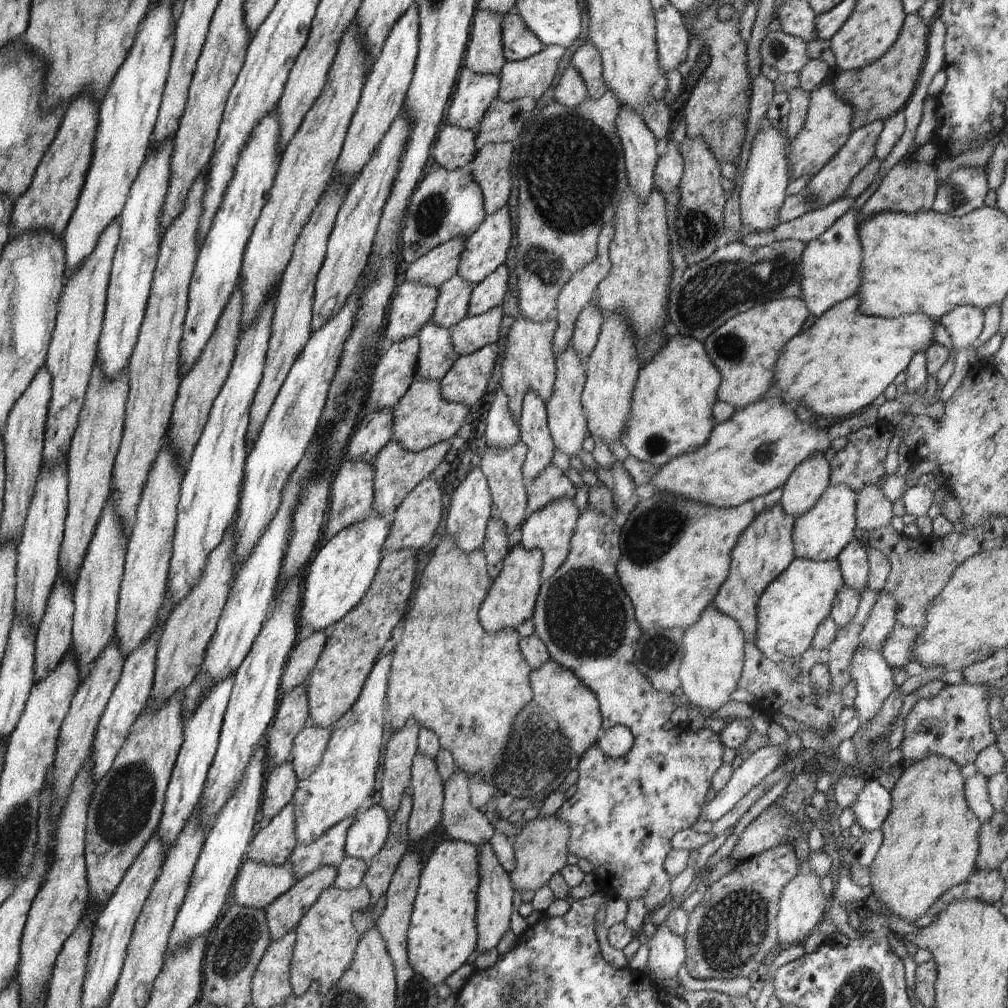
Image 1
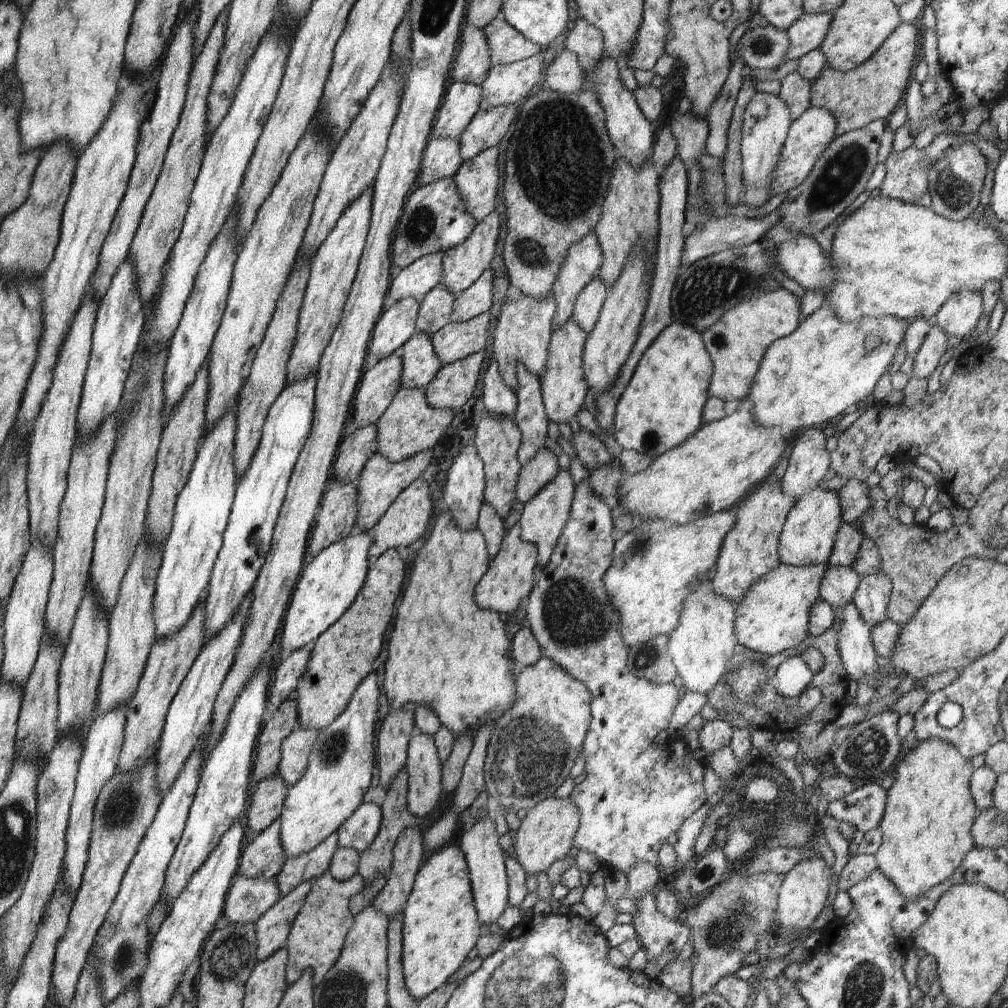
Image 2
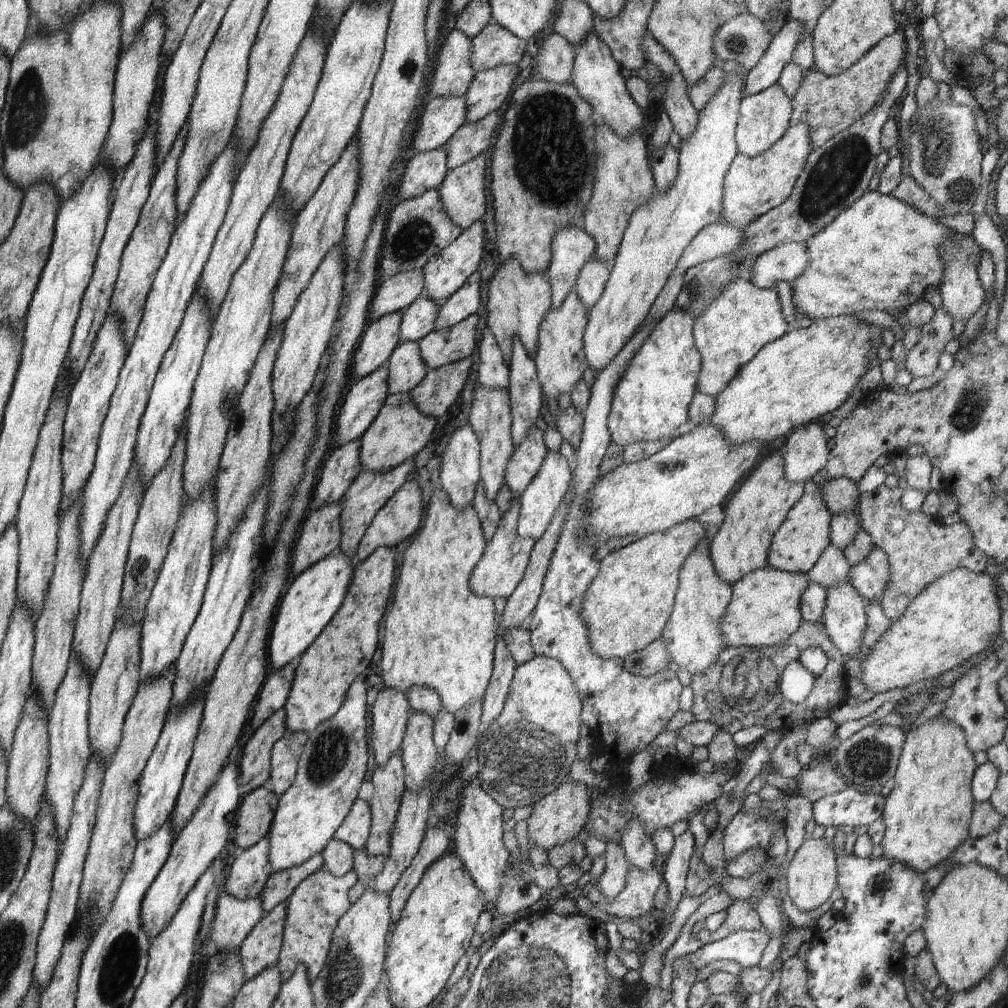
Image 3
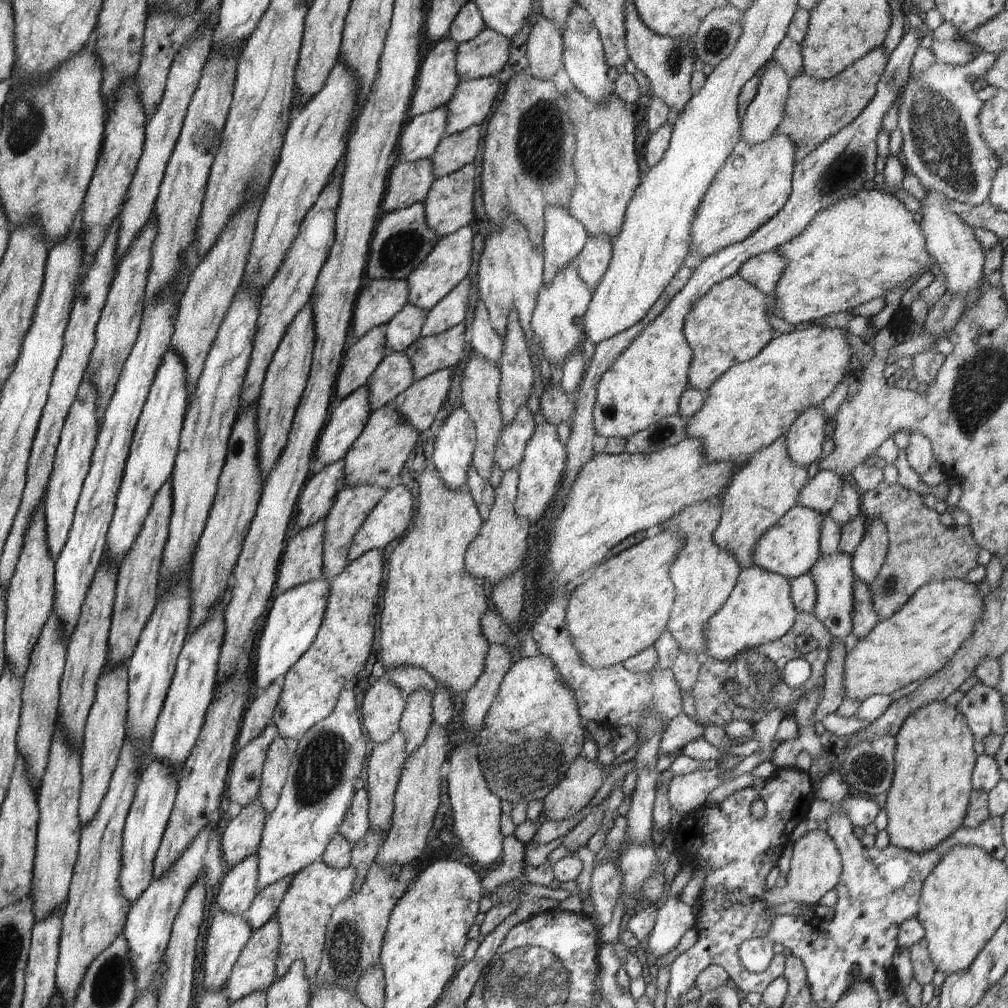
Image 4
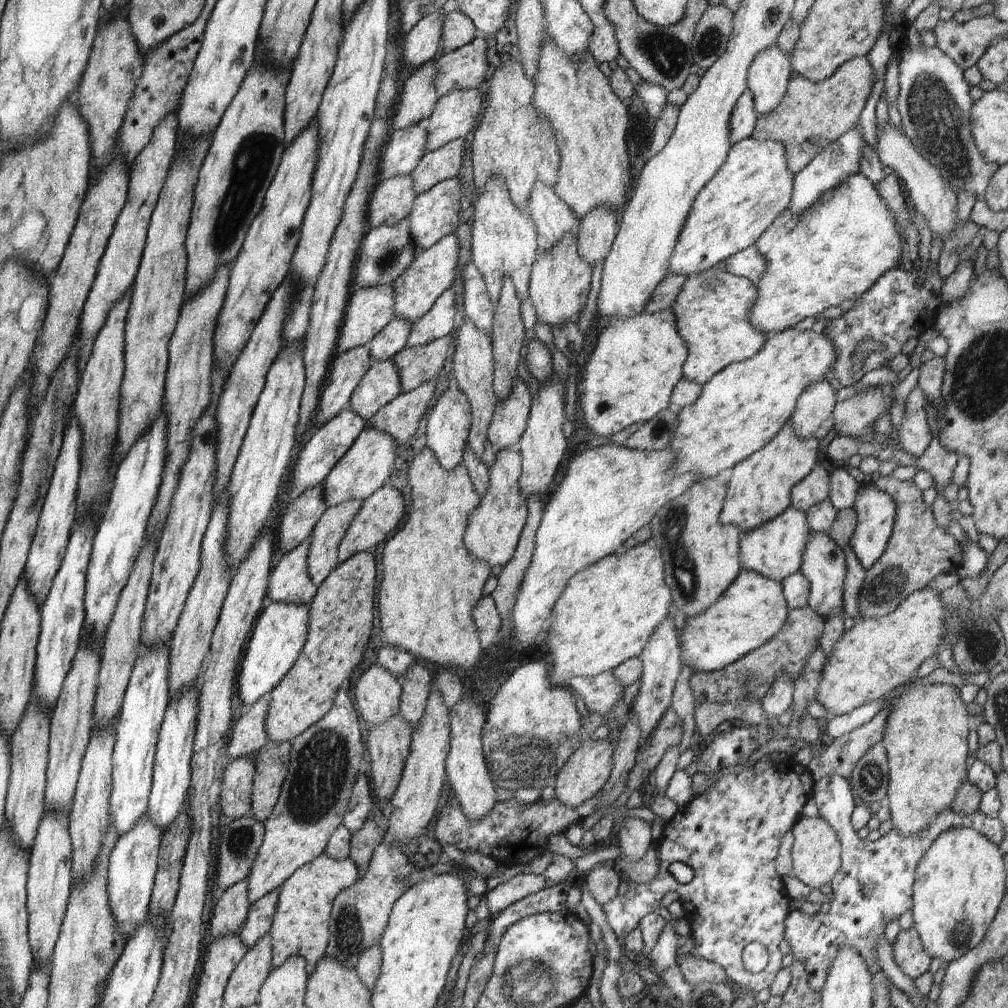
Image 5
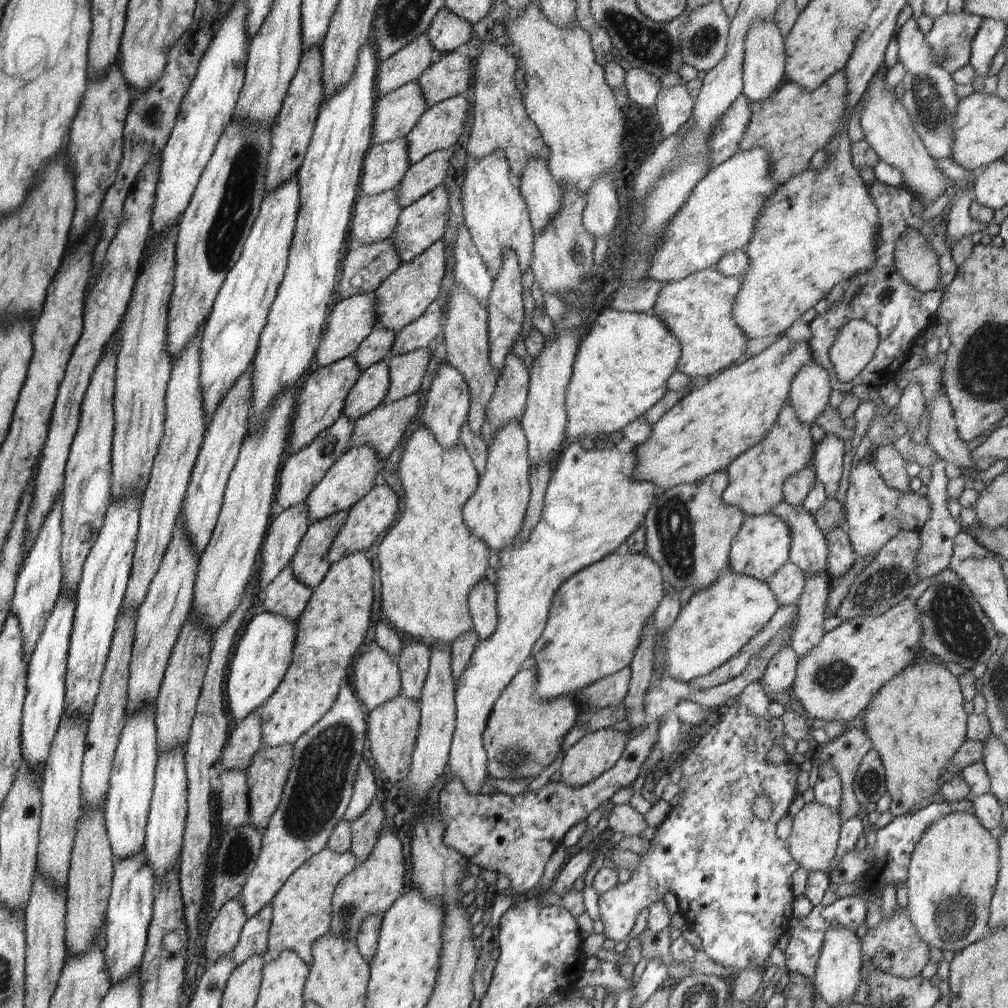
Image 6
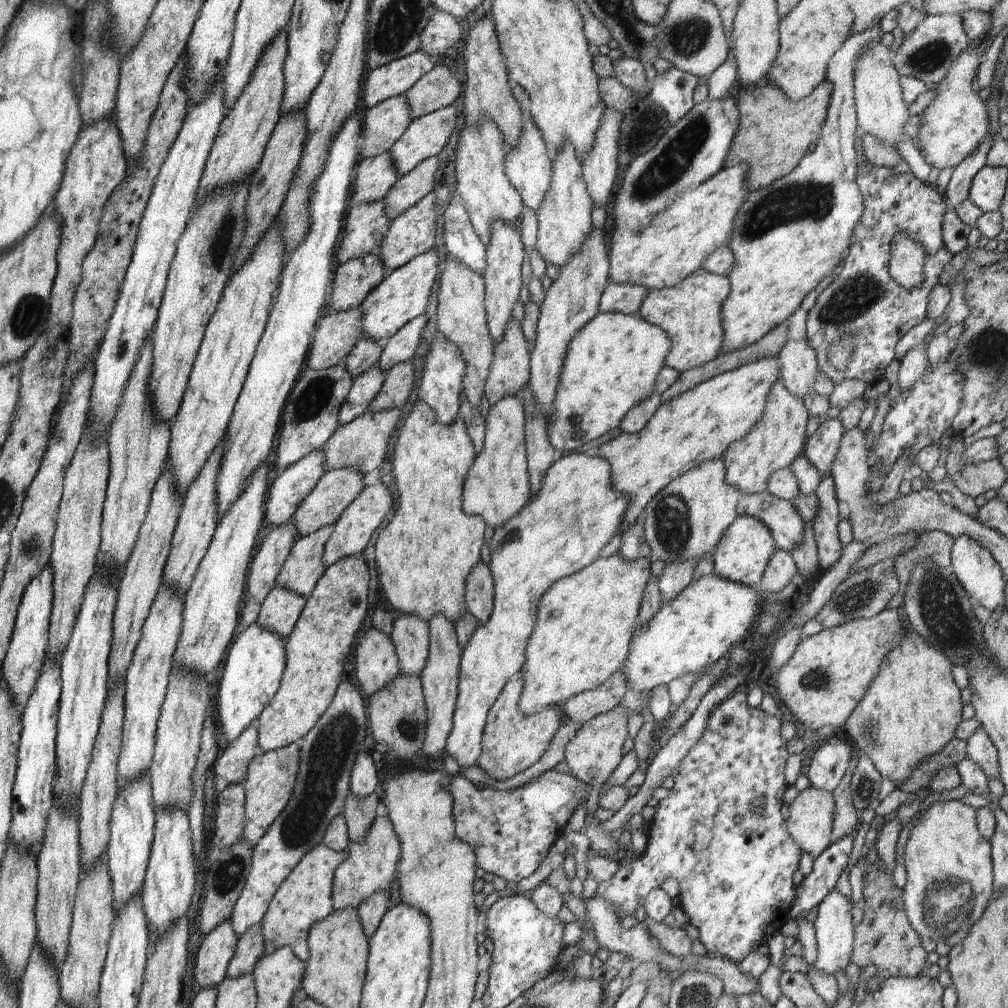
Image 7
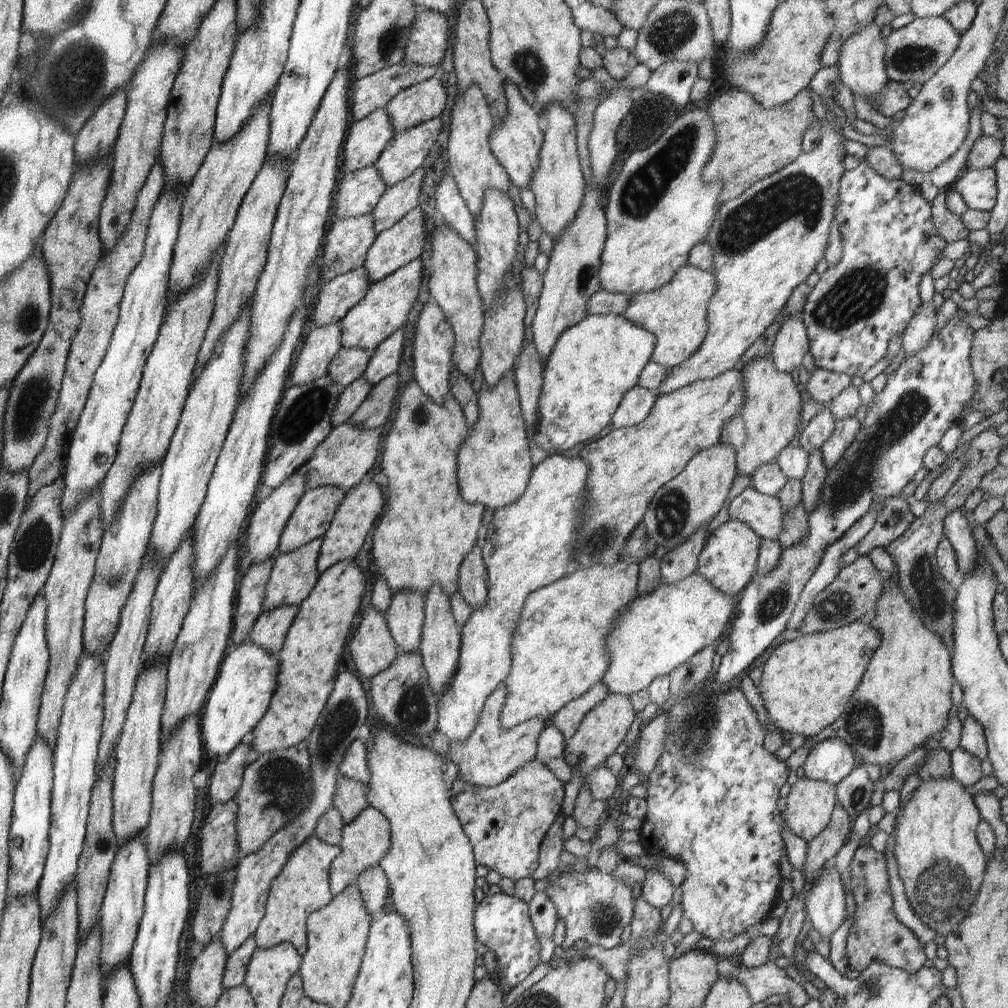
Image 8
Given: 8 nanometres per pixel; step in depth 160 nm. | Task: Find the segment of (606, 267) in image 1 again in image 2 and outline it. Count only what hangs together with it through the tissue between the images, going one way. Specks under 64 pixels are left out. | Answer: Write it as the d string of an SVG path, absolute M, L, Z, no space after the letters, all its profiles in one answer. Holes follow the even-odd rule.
M594 232L588 233L568 247L552 285L556 303L556 312L552 319L554 329L572 316L578 294L590 280L598 276L602 261L603 252Z

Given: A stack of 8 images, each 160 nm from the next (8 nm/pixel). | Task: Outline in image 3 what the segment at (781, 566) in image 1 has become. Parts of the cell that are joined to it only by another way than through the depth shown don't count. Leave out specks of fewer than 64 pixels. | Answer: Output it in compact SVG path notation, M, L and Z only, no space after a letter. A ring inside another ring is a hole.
M778 451L771 453L769 456L763 456L723 505L725 519L712 542L710 542L709 556L719 577L731 585L744 578L749 572L768 566L767 552L774 533L784 522L792 505L796 504L804 496L804 483L789 481L785 477L784 463L783 456Z

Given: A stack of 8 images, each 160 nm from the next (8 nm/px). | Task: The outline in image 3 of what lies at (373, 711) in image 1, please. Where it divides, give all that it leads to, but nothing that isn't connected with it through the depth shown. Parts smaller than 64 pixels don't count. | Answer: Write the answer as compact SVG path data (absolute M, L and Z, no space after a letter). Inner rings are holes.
M353 682L340 710L307 733L294 784L279 796L267 834L272 873L304 864L314 855L321 854L348 816L368 770L366 717L366 686L364 682Z

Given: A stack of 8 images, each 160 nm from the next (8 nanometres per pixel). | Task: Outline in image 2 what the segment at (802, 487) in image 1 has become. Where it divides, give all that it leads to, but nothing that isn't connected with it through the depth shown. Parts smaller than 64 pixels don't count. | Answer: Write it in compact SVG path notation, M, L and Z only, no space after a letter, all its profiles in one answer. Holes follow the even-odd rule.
M816 427L808 428L800 436L796 440L796 444L792 446L786 472L780 481L781 489L796 500L804 493L818 487L818 483L824 480L831 463L830 452L826 450L827 438L820 429Z

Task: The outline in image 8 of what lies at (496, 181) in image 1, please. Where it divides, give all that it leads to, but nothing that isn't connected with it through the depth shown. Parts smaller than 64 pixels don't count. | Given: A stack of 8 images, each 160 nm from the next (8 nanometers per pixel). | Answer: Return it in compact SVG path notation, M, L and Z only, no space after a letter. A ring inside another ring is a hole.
M419 206L408 212L400 222L392 225L392 228L378 234L374 244L368 249L363 264L369 280L372 283L378 282L399 268L406 266L409 262L420 259L422 252L424 252L427 234L425 218Z

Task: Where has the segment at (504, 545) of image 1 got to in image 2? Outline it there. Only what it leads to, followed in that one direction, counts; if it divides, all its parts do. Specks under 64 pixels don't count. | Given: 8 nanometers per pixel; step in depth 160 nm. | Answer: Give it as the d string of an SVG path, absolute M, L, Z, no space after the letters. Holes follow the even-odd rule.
M486 501L481 504L477 527L485 538L487 551L490 560L493 559L498 551L504 535L507 533L504 526L504 519Z

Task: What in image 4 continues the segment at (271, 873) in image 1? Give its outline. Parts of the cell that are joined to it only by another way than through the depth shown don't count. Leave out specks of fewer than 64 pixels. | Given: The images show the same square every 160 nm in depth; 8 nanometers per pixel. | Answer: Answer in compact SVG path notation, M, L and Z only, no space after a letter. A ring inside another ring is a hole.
M216 913L206 936L204 991L216 991L227 982L252 931L245 915Z

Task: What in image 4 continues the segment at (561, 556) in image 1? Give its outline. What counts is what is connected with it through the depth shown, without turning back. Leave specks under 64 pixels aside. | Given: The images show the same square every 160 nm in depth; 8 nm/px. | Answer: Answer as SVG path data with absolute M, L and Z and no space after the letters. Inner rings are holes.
M548 421L535 425L532 436L529 436L525 444L522 460L517 470L519 483L515 511L518 516L528 519L532 525L536 524L560 488L560 479L565 470L566 461L567 450L558 439L556 427Z

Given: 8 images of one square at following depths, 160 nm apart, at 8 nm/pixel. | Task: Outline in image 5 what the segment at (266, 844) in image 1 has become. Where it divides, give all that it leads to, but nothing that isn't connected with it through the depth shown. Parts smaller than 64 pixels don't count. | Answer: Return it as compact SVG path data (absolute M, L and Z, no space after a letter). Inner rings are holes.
M247 878L227 888L214 908L211 919L213 938L238 934L247 920L250 905Z

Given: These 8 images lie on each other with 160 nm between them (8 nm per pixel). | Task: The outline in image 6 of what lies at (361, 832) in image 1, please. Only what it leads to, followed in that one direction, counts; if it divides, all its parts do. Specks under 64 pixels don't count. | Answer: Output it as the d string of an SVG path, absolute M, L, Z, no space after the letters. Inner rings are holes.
M362 759L356 773L351 801L343 818L348 823L358 818L370 806L371 800L376 797L376 792L378 792L376 783L379 781L376 781L374 777L374 772Z

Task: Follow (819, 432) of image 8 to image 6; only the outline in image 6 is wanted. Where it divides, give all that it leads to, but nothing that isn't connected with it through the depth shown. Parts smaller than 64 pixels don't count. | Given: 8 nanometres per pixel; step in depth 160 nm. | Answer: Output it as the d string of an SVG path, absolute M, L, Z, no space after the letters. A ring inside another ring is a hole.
M826 434L815 444L810 466L825 488L828 497L835 497L838 483L842 480L844 441L835 434Z

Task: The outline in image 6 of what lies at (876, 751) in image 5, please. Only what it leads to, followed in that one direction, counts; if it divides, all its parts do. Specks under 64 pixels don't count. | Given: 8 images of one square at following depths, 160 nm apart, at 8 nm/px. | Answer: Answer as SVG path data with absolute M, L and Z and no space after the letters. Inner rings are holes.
M874 749L863 756L853 782L853 791L859 804L877 803L887 792L885 768Z

